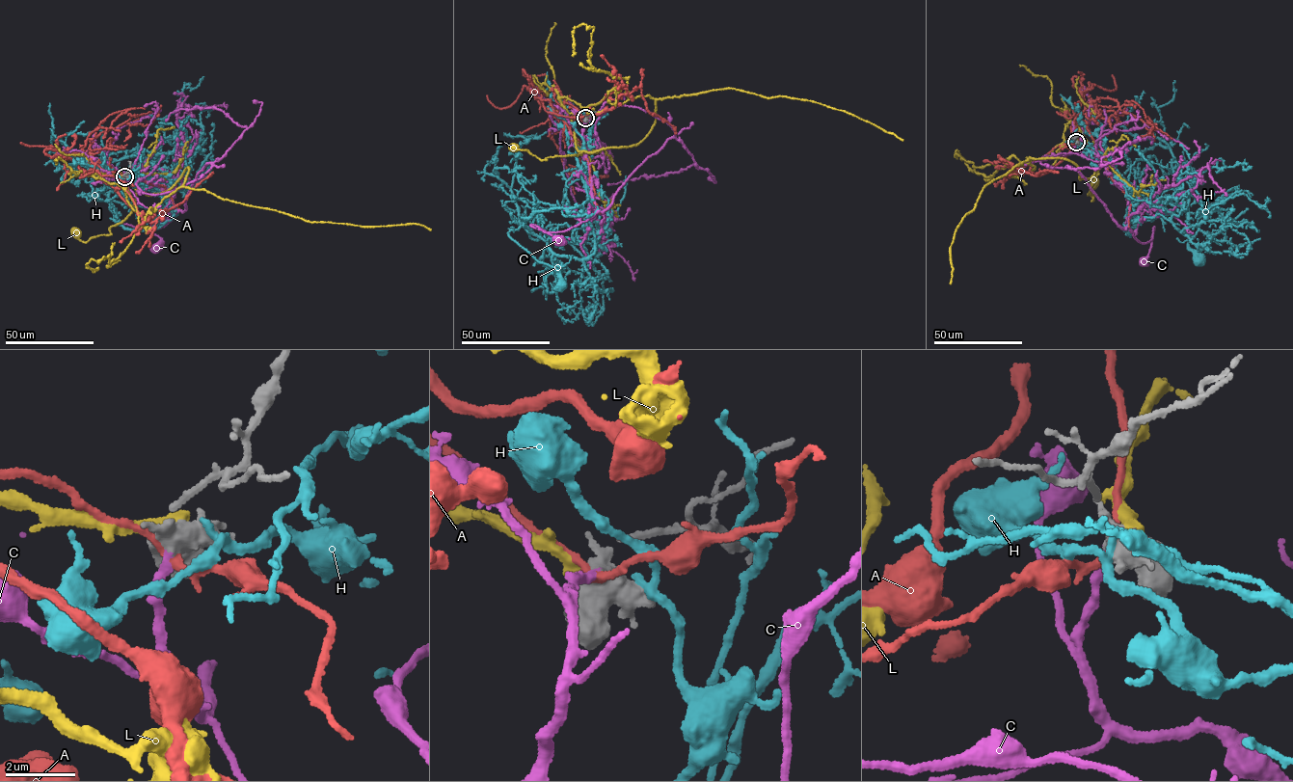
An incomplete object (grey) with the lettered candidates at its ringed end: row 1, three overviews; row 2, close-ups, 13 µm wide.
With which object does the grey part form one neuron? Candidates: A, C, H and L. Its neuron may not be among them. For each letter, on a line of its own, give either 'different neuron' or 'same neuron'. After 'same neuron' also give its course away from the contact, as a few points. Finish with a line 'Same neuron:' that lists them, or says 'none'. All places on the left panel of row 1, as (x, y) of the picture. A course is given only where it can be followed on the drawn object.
A: different neuron
C: same neuron
H: different neuron
L: different neuron
Same neuron: C

